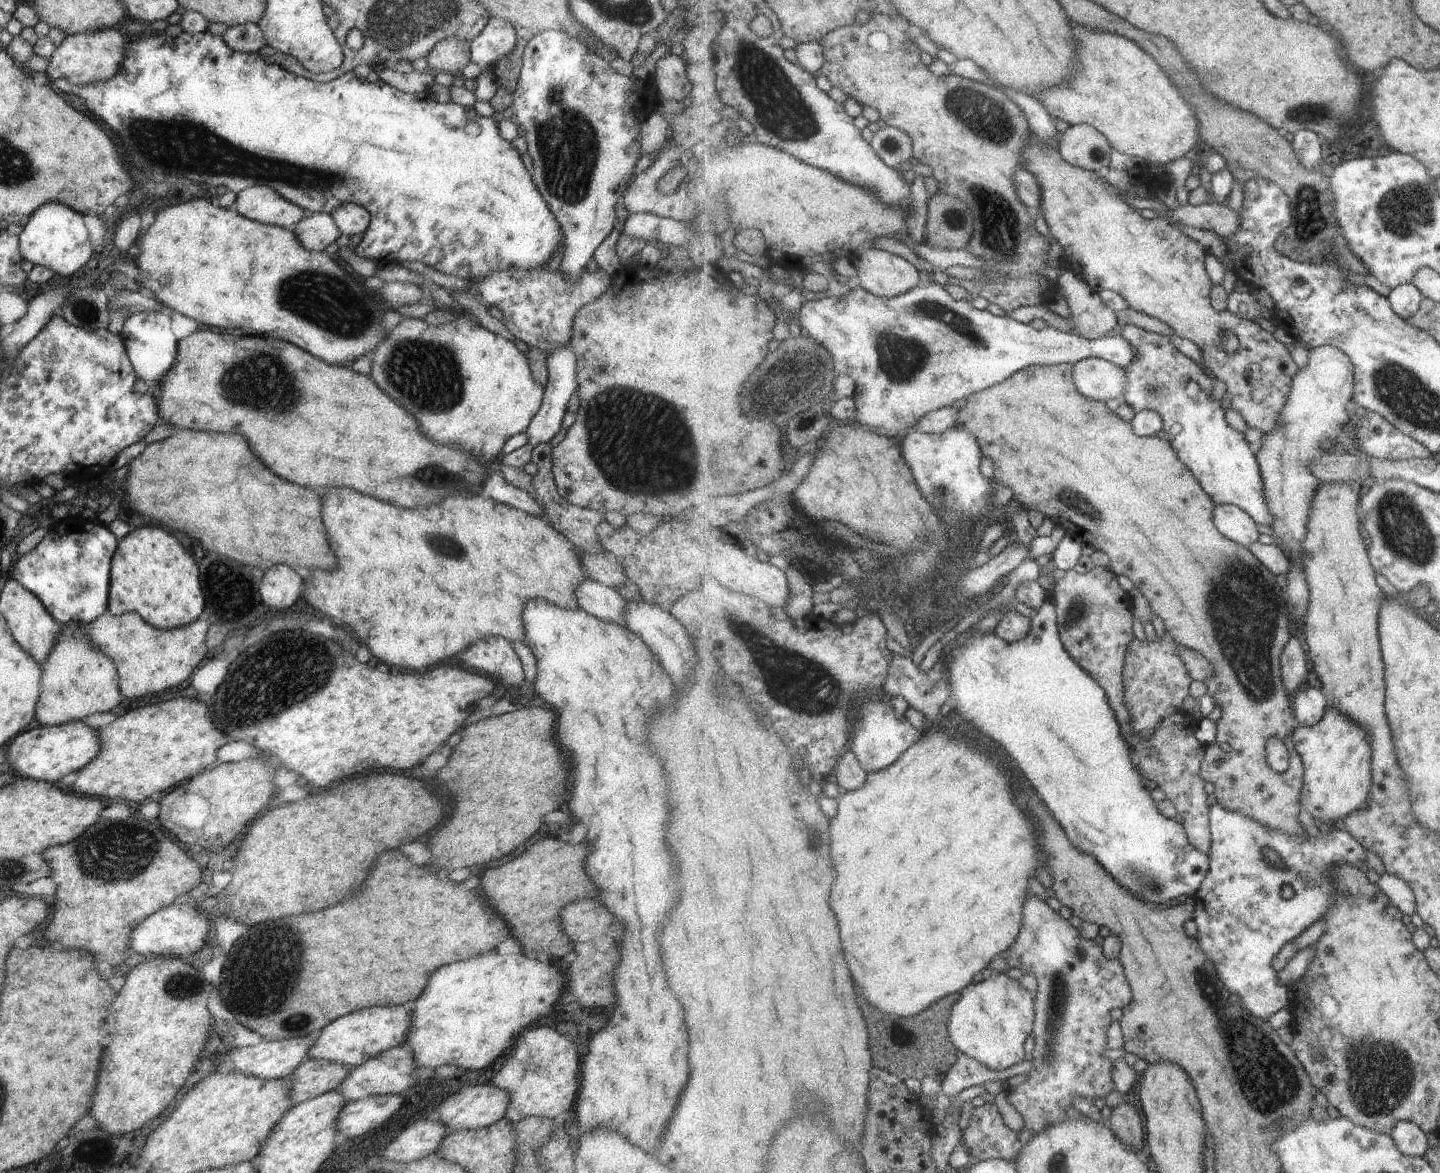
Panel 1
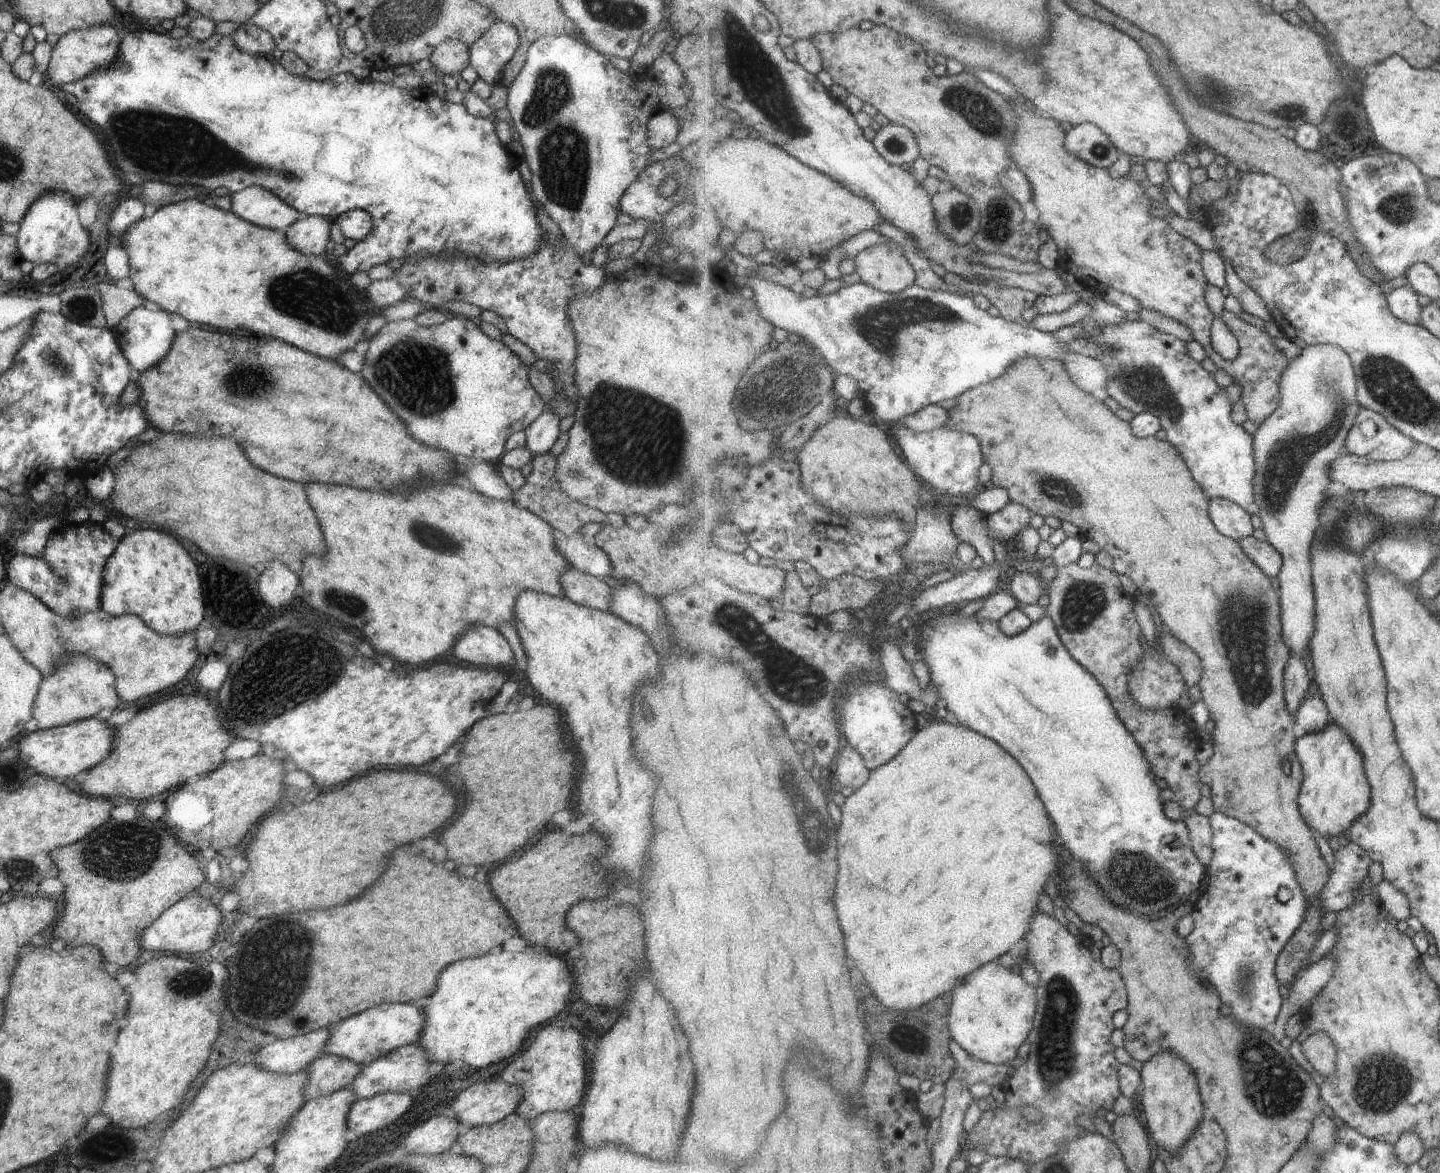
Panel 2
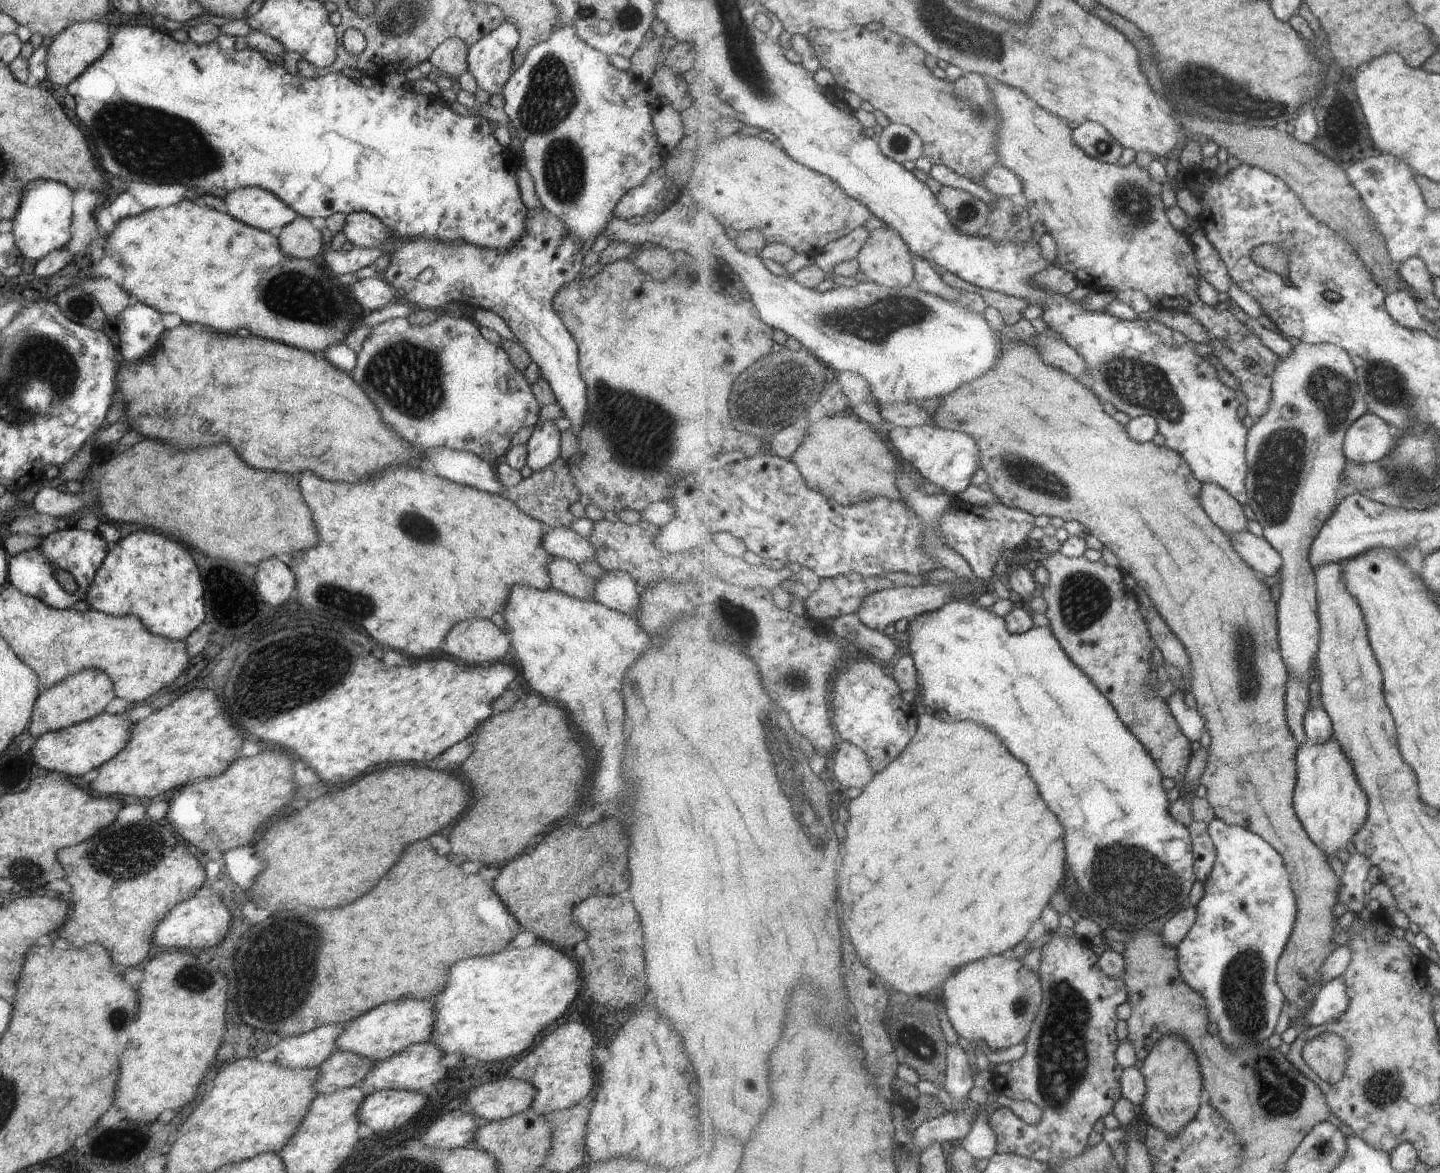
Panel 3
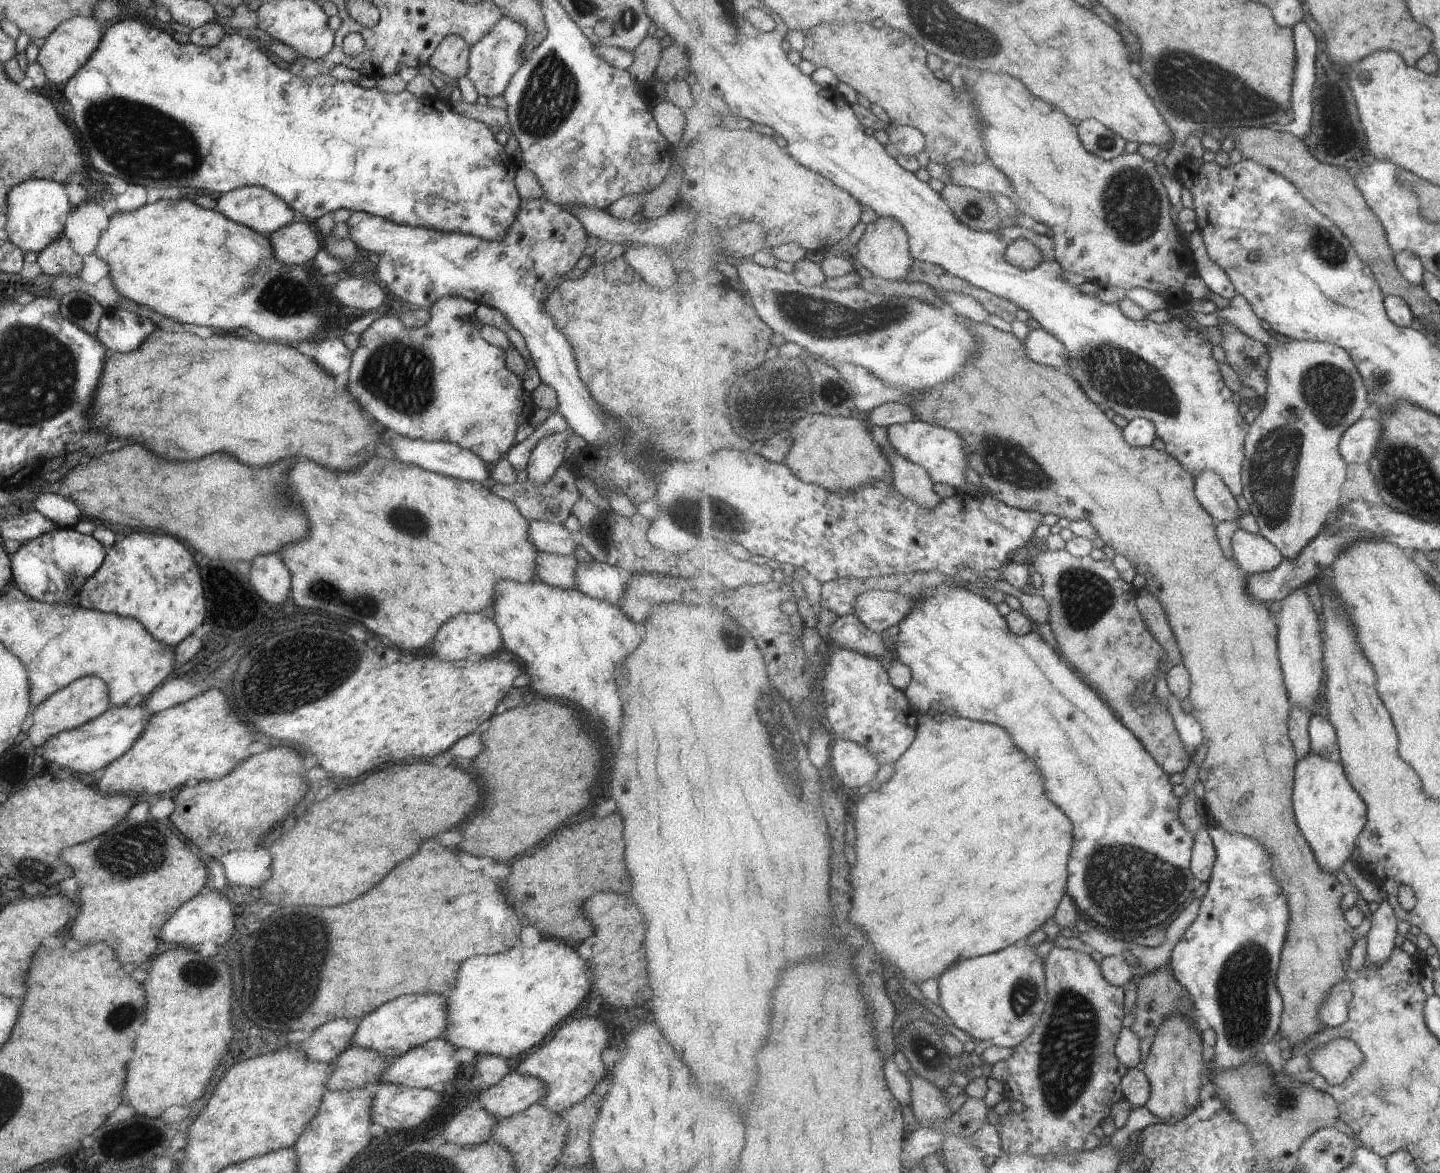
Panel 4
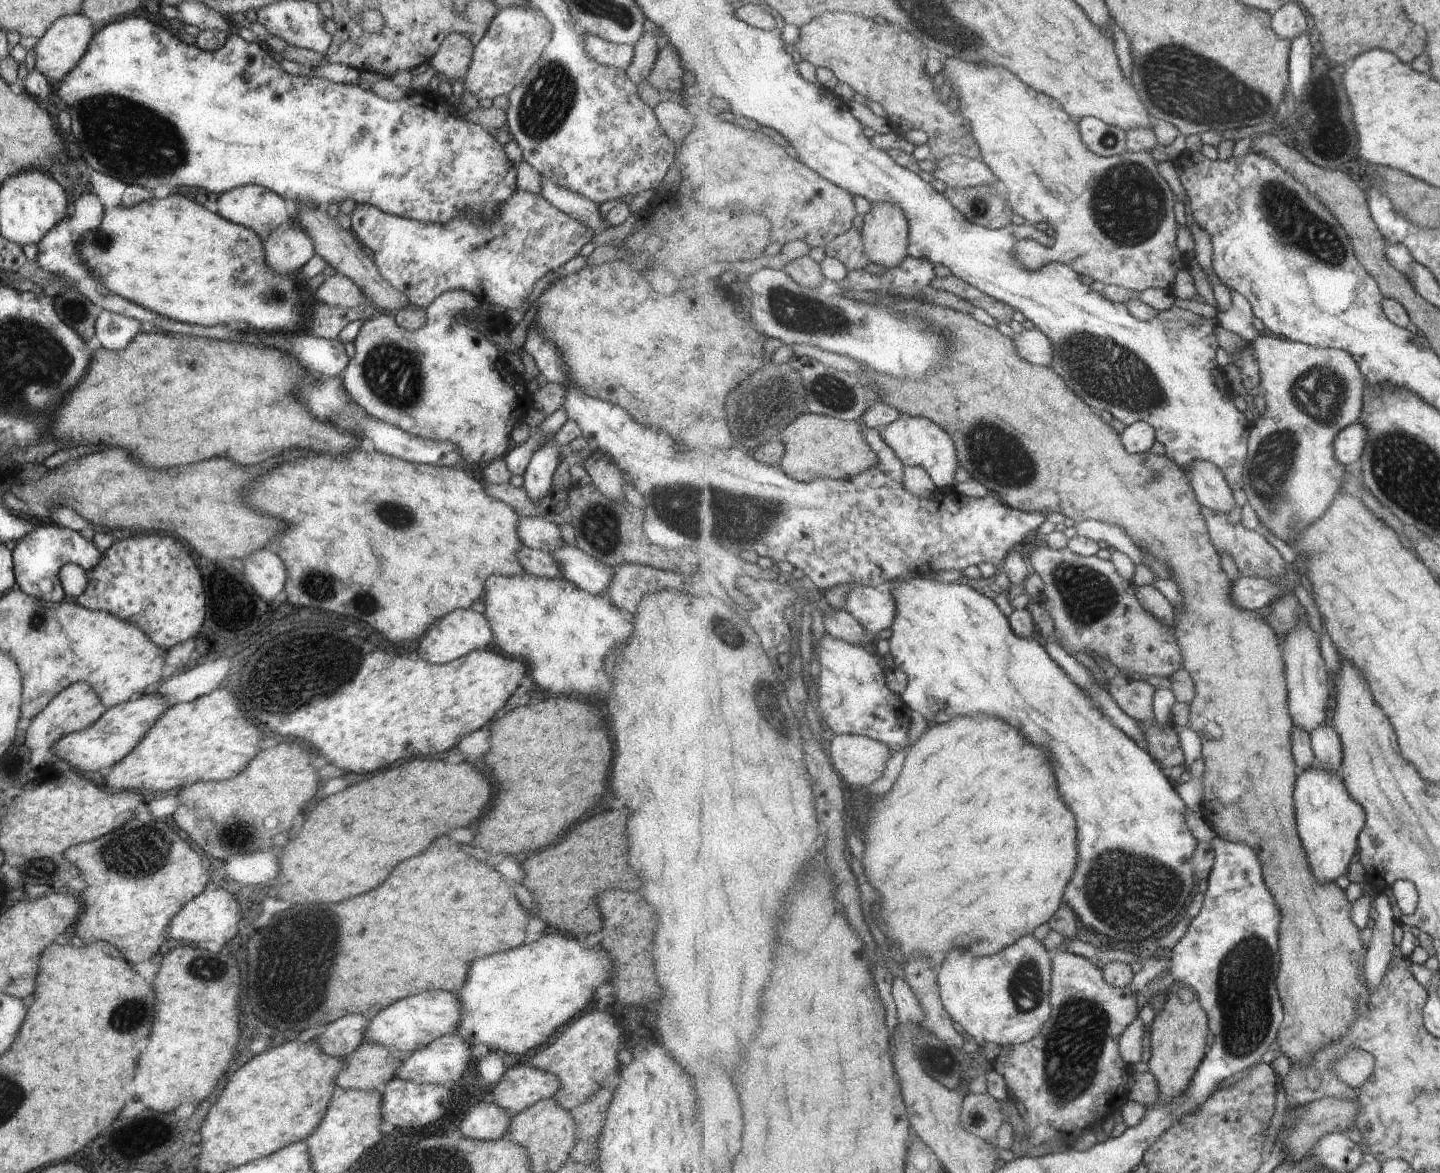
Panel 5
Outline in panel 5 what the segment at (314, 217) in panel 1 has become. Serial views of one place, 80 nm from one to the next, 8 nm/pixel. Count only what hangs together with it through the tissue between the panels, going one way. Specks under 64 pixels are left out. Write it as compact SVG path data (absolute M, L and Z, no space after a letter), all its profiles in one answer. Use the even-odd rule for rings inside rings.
M294 224L282 234L263 240L262 247L267 266L280 275L295 274L315 254L311 239Z

